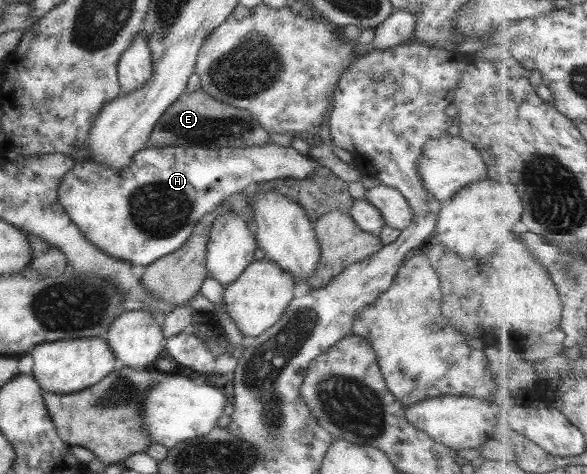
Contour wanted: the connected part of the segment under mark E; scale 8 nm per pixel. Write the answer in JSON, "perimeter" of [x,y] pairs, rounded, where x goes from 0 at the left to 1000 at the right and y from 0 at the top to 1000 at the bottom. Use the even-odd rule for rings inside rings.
{"perimeter":[[[341,188],[302,207],[278,234],[252,300],[261,310],[284,312],[288,304],[319,312],[417,312],[455,304],[457,281],[438,264],[422,236],[359,207]],[[319,300],[319,304],[312,304]]]}

